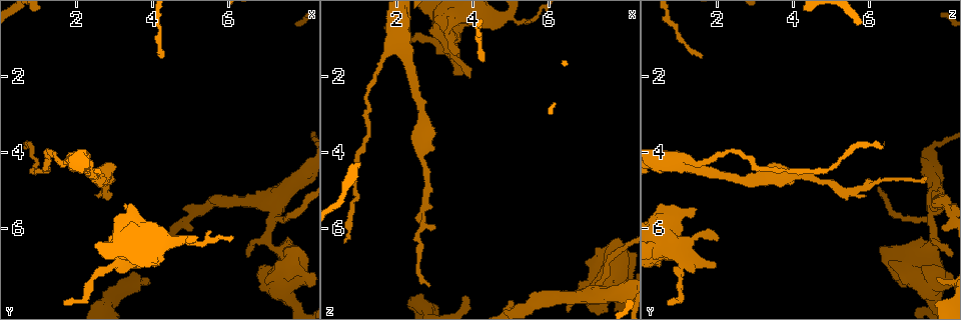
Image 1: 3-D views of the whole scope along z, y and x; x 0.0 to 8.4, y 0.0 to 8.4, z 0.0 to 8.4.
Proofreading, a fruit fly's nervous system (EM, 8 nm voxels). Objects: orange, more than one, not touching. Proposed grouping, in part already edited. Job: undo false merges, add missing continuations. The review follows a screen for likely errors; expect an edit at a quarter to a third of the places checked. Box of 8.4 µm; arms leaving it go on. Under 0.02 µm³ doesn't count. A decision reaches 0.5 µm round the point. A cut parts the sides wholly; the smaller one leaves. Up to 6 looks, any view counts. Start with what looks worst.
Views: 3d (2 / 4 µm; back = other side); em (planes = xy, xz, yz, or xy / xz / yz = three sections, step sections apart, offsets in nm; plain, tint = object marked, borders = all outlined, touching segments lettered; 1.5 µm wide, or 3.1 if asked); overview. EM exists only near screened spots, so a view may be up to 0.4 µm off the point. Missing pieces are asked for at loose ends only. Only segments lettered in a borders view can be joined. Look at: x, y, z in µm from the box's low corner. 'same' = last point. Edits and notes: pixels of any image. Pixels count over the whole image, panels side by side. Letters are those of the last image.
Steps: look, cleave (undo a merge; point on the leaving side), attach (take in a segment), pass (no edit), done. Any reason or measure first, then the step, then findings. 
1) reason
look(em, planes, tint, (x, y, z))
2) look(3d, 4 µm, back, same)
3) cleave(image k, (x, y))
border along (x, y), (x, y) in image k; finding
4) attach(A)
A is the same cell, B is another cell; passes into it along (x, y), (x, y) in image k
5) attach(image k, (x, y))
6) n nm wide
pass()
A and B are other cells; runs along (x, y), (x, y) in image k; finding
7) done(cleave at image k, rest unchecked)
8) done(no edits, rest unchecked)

free end
look(em, planes, tint, (3.25, 5.35, 0.80))

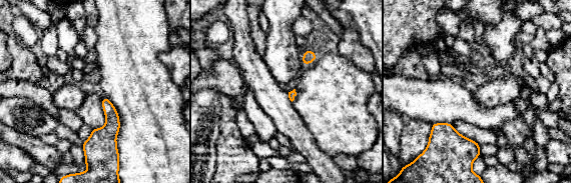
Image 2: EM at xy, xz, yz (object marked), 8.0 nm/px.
what lies round it
look(em, planes, borders, same)

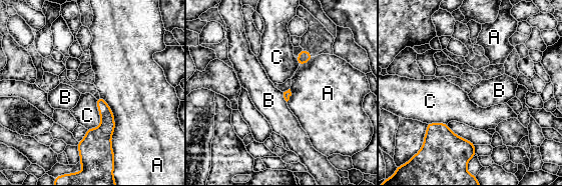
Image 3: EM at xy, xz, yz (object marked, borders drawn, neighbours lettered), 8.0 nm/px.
pass()
A, B and C are other cells; border along (283, 92), (283, 97), (287, 101) in image 3; no lettered segment goes on from it

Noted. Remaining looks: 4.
tapers out
look(3d, 2 µm, (0.60, 3.85, 6.40))

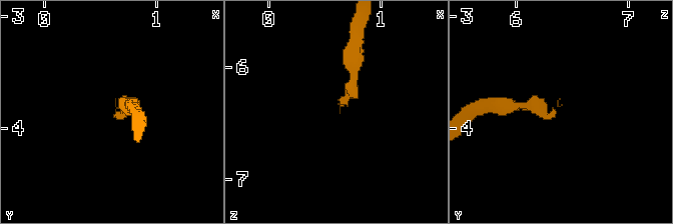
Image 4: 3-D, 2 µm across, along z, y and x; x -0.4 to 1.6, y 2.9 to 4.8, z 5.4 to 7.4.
now the EM
look(em, planes, tint, (0.66, 3.86, 6.38))

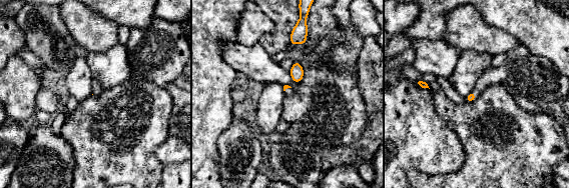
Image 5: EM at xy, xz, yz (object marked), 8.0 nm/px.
look(em, planes, borders, same)

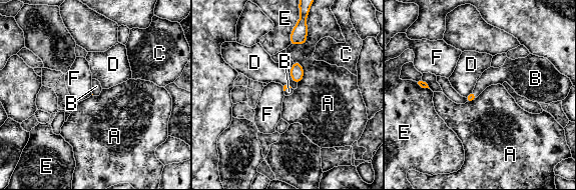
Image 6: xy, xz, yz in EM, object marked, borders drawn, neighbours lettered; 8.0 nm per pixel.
attach(B)
B is the same cell, A, C, D, E and F are other cells; passes into it along (471, 97), (474, 94), (492, 76) in image 6; it goes on there

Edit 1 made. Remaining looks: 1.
done(attach at image 6, rest unchecked)

